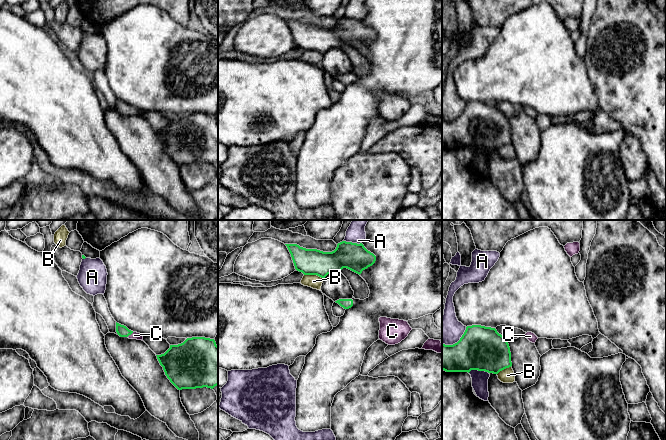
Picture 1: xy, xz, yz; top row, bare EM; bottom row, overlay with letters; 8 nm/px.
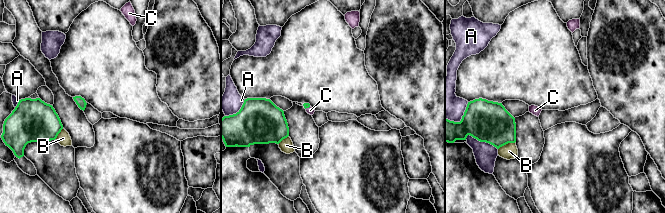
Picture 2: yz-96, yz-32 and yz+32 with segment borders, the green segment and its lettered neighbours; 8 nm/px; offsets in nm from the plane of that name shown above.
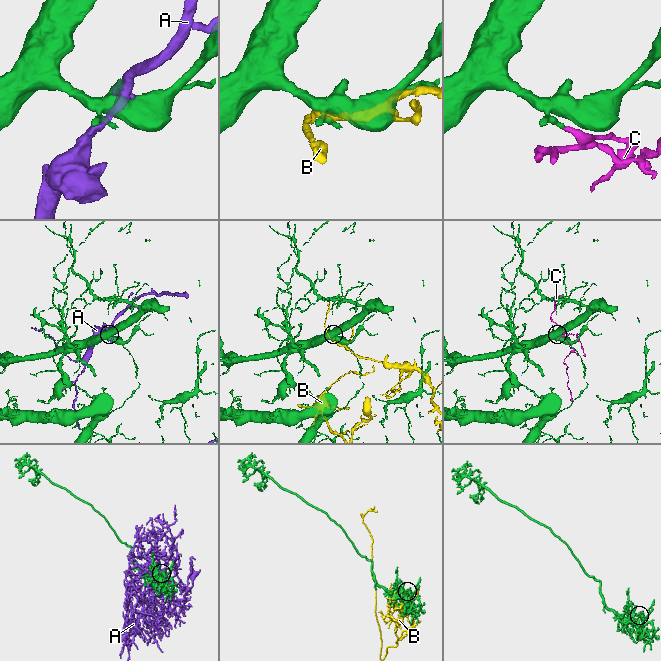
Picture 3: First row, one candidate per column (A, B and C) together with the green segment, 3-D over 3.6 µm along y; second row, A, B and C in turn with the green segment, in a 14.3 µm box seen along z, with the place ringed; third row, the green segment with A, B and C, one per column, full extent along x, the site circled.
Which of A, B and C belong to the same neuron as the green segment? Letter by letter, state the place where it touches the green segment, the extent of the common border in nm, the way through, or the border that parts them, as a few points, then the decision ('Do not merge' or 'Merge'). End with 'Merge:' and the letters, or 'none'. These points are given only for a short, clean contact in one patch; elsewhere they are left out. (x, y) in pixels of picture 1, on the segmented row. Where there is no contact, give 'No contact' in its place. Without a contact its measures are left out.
A: Touches green at yz (478, 370). Shared border 170 nm. Do not merge
B: Touches green at xz (314, 274). Shared border 160 nm. Do not merge
C: Touches green at xy (130, 334). Shared border 70 nm. Path across: xy (122, 331), (130, 334), (134, 335). Merge
Merge: C

